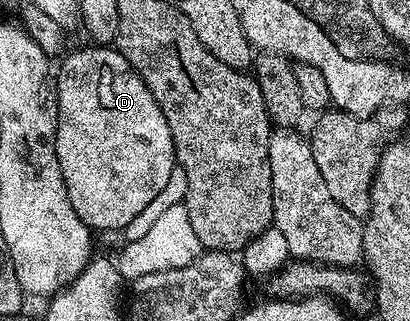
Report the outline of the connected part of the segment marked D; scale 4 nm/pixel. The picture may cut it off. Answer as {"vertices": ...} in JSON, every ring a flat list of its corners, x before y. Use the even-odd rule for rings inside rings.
{"vertices":[[89,47,82,48,79,52,67,51,61,57,60,63,62,65,59,68,57,65,56,68,56,91,58,93,56,158,60,162,62,185,68,190,68,202,72,202,72,210,76,210,80,222,84,222,95,233,114,232,117,228,118,231,125,230,128,222,132,222,132,218,136,218,136,214,140,214,140,210,144,210,144,206,148,206,148,202,152,202,152,198,156,198,156,194,160,194,160,190,164,190,164,186,168,183,168,178,172,178,172,170,176,166,174,143,172,142,172,130,168,130,168,118,164,118,152,90,148,90,148,86,142,81,141,74,119,54,117,47]]}

